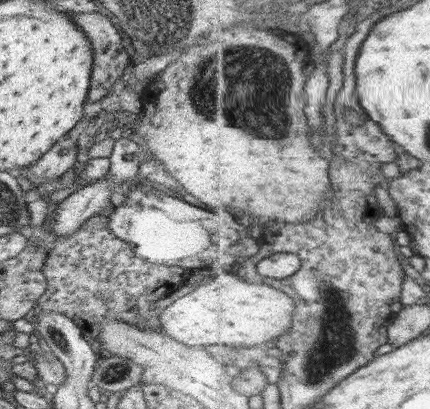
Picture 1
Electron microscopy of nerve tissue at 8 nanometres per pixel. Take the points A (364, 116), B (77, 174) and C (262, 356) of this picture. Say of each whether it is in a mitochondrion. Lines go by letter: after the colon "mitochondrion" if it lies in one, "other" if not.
A: other
B: other
C: other

